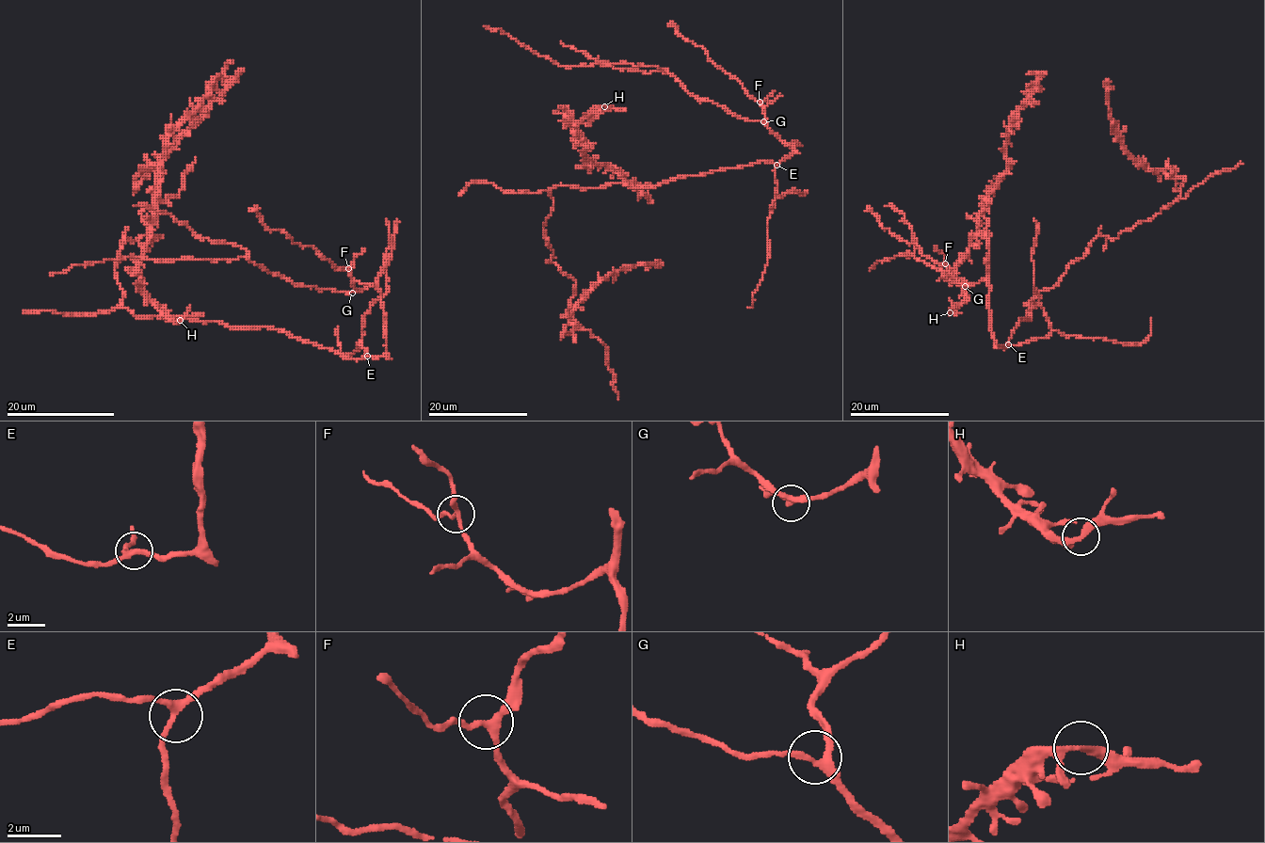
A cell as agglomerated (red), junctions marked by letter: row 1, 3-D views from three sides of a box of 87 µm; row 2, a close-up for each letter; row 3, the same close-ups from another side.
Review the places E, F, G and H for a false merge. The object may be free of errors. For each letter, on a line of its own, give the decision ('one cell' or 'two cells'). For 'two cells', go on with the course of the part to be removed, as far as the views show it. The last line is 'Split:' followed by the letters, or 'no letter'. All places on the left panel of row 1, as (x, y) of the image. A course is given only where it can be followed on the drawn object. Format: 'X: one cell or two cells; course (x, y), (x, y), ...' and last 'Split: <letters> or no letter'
E: one cell
F: one cell
G: one cell
H: one cell
Split: no letter

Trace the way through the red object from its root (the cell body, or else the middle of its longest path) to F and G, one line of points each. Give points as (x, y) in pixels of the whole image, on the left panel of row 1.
F: (360, 359), (381, 357), (386, 353), (387, 318), (380, 293), (374, 286), (356, 291), (348, 268)
G: (360, 359), (381, 357), (386, 353), (387, 318), (380, 293), (374, 286), (352, 293)

